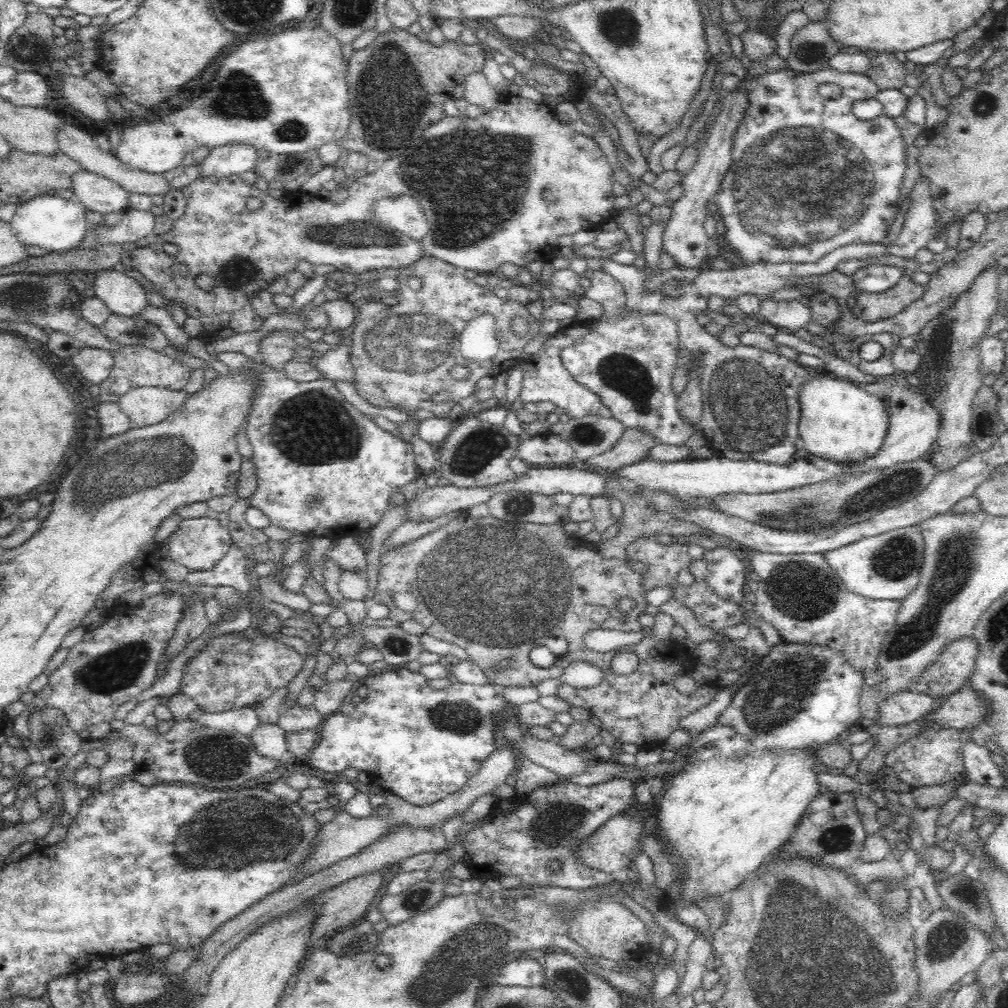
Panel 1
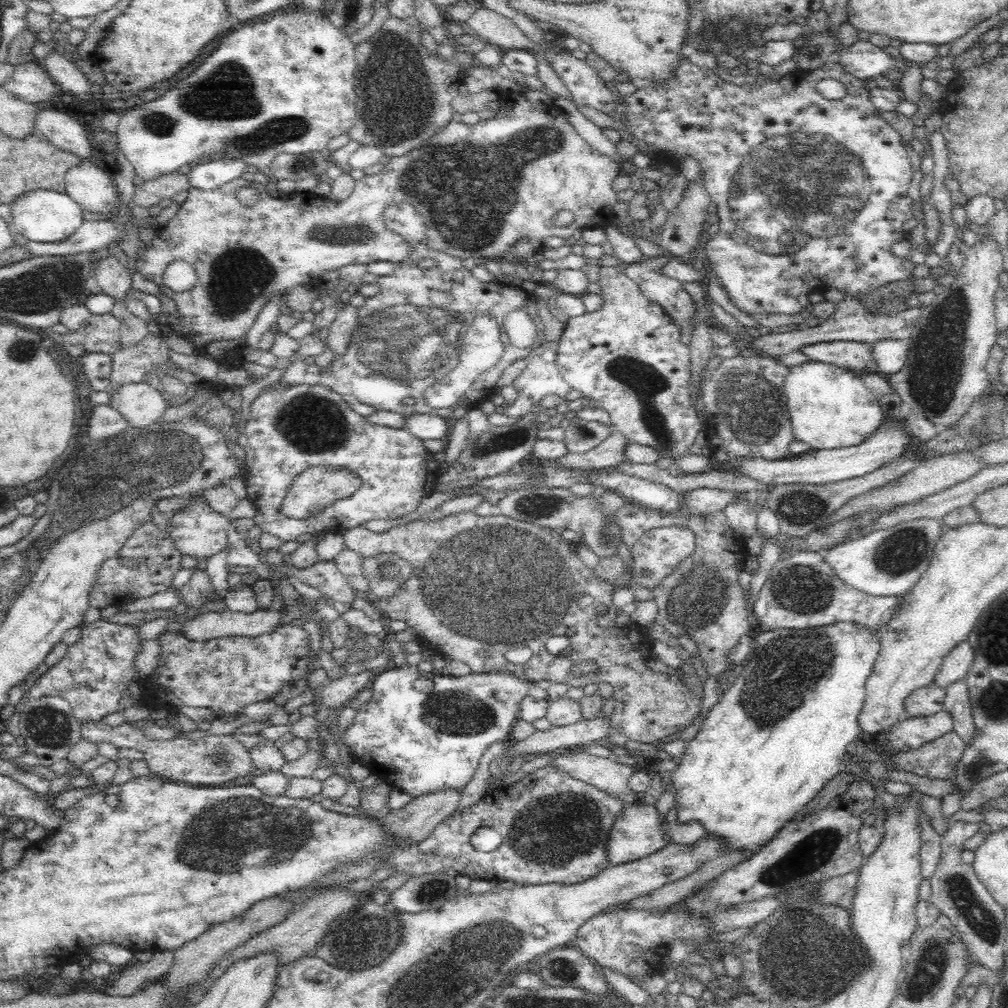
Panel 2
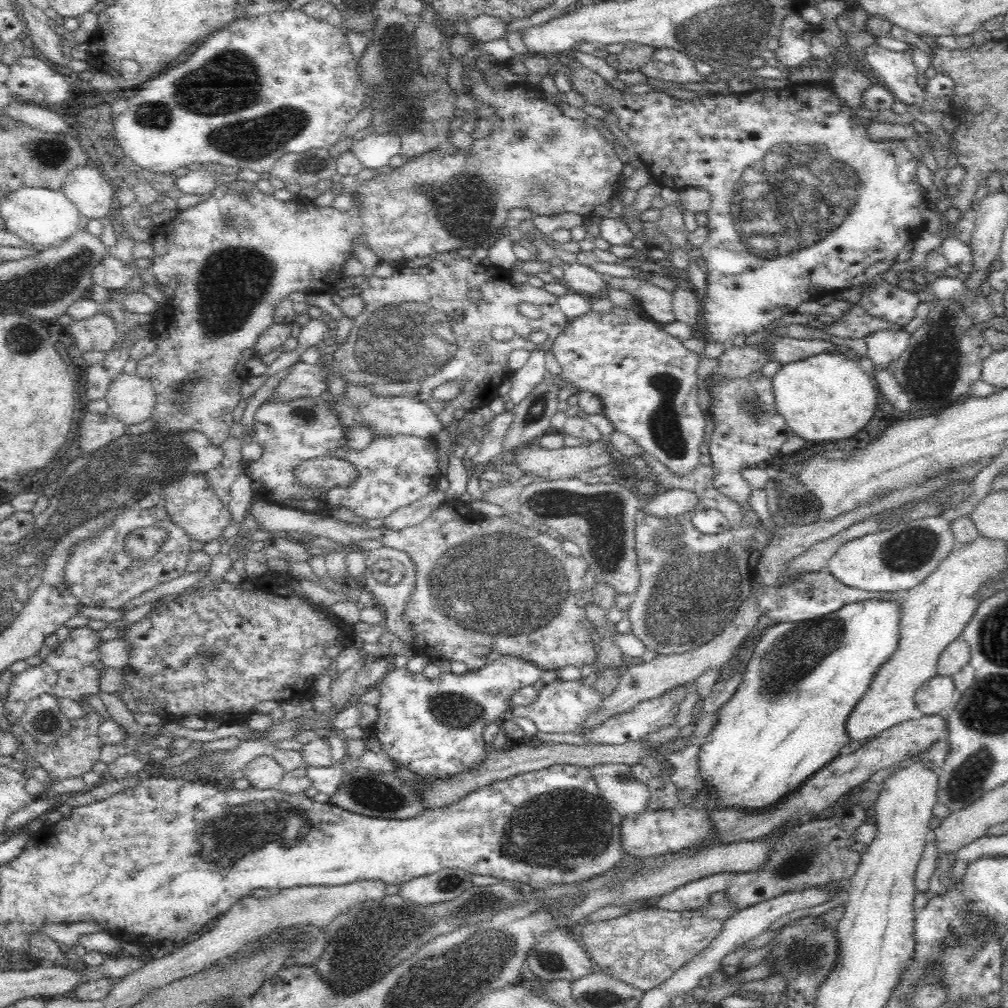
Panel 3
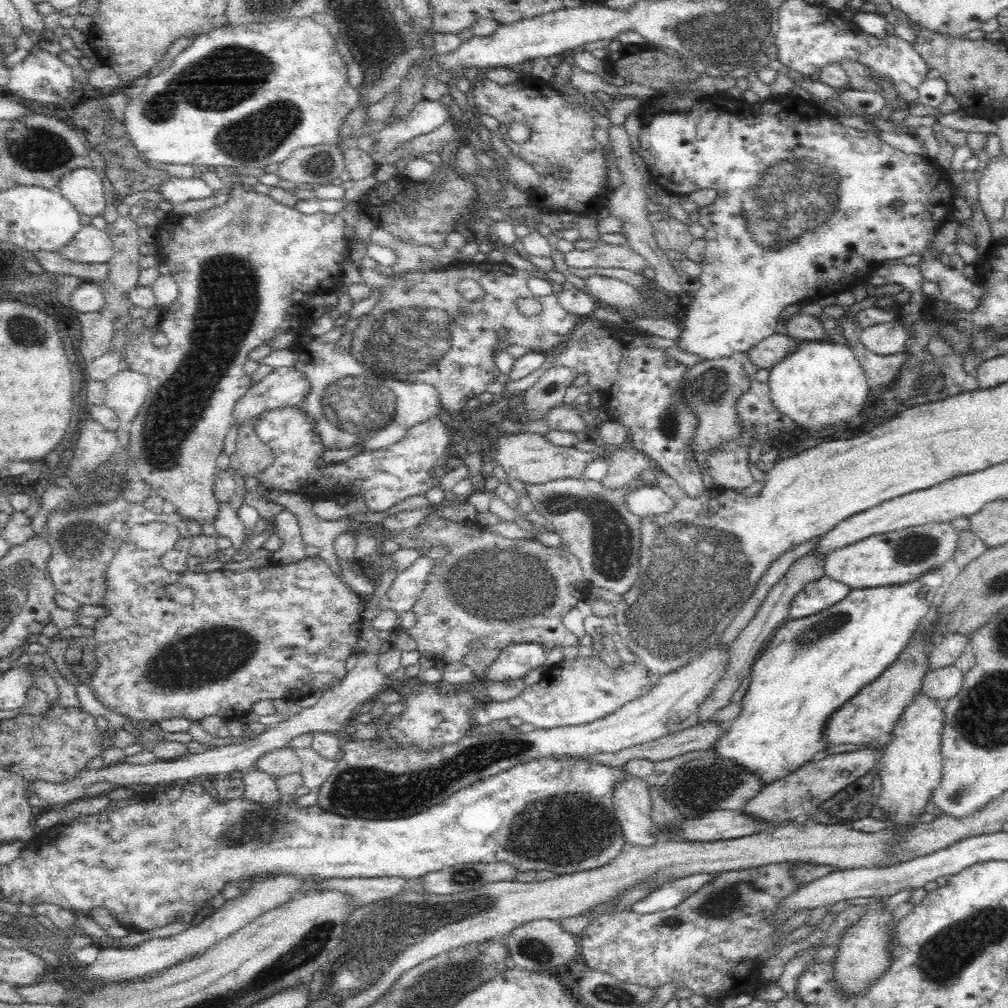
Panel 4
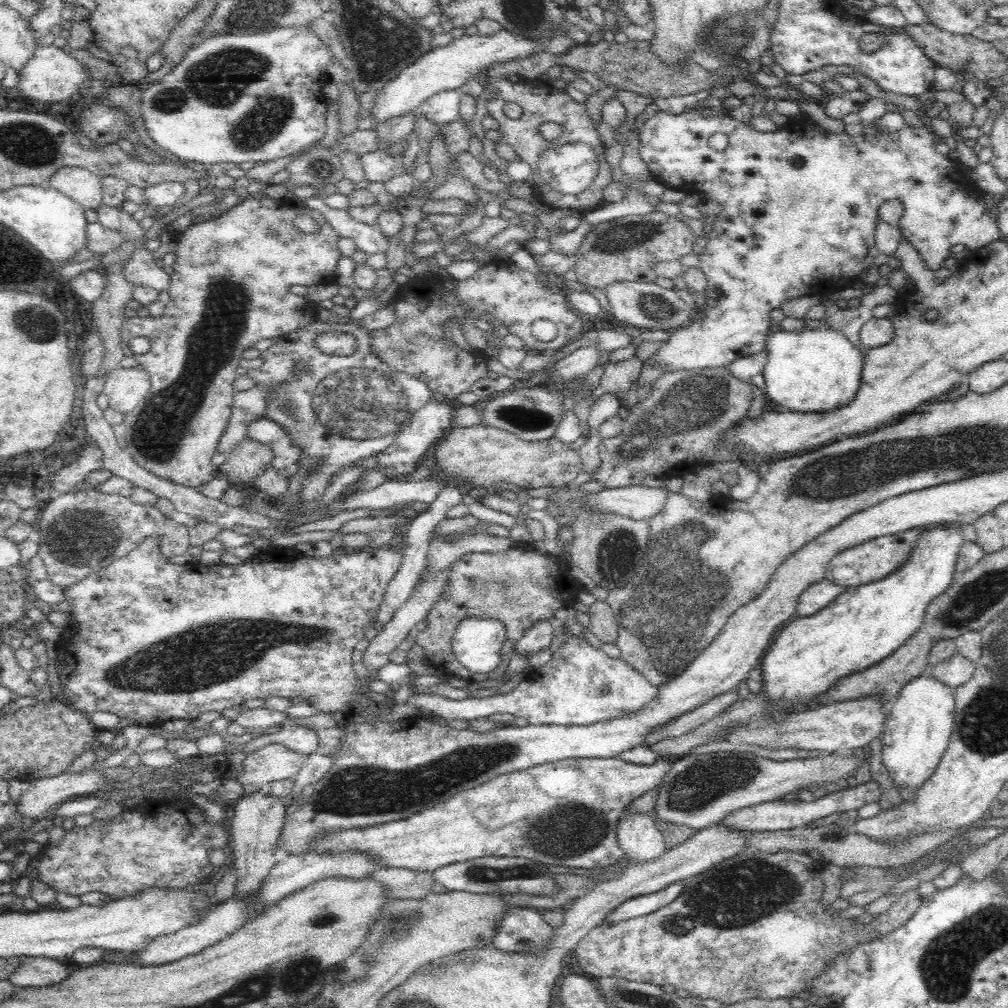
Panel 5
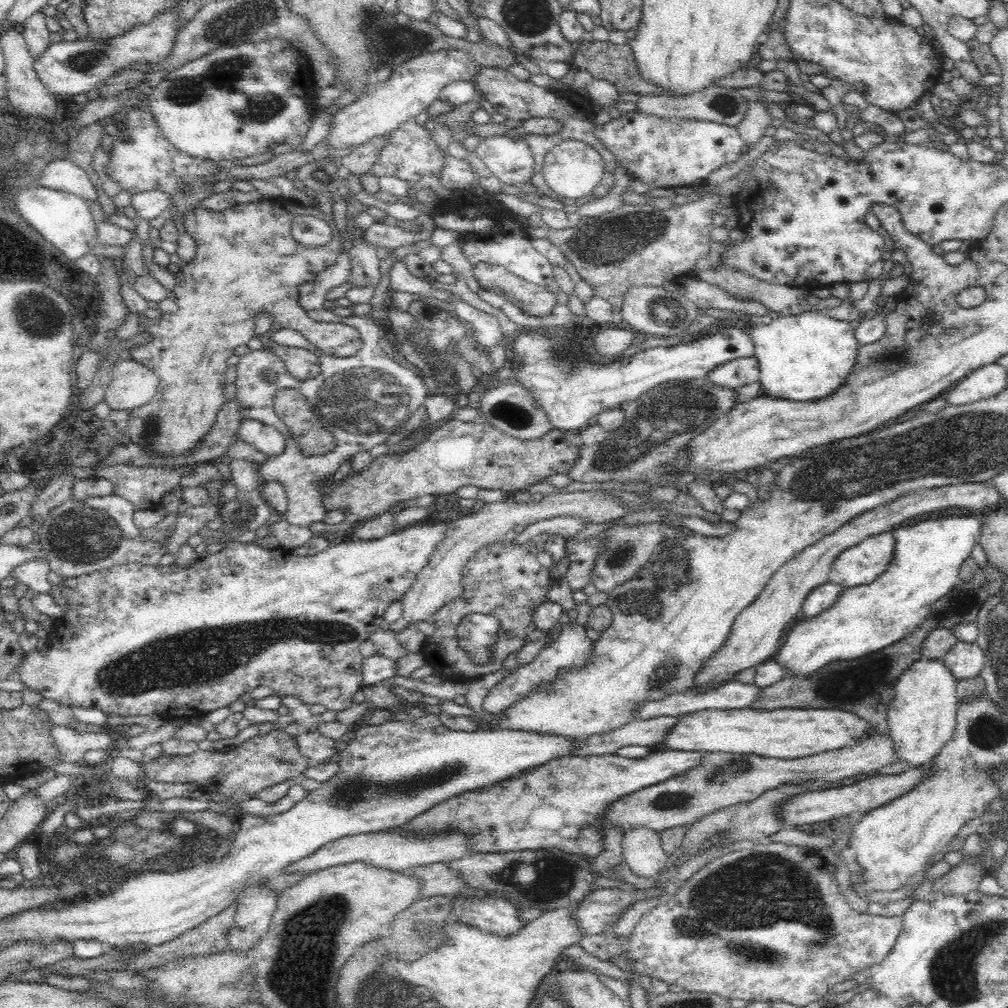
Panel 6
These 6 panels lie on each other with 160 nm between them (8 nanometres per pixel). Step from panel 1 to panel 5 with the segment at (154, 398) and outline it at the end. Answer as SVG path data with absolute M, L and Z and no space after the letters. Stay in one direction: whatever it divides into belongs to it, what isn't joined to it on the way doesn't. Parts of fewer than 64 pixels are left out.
M138 366L115 368L106 377L103 393L108 397L109 407L123 414L136 410L150 392L151 376L147 370L140 369Z

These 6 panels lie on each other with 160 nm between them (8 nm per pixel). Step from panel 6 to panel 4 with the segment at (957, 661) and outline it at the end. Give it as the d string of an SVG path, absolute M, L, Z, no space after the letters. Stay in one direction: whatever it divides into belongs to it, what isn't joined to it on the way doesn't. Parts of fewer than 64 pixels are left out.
M954 665L929 670L923 678L921 691L945 706L962 687L965 673Z

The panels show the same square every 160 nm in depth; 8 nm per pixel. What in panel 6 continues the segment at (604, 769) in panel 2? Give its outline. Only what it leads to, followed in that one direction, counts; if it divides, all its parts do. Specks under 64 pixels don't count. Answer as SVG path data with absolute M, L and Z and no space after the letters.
M646 827L624 831L623 862L640 878L656 878L667 866L668 855L662 848L659 834Z

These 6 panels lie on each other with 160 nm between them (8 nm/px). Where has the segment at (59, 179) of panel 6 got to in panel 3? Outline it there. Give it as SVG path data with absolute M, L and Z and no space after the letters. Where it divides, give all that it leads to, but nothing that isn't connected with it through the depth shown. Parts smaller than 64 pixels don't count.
M92 164L72 170L61 190L77 206L79 213L90 219L110 216L115 205L114 187Z

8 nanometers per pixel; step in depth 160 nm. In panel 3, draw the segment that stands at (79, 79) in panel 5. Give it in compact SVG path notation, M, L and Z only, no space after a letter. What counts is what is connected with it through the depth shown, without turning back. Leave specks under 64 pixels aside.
M39 55L22 56L9 68L10 77L5 86L18 101L58 104L68 98L70 86L65 80L66 72L57 70Z

